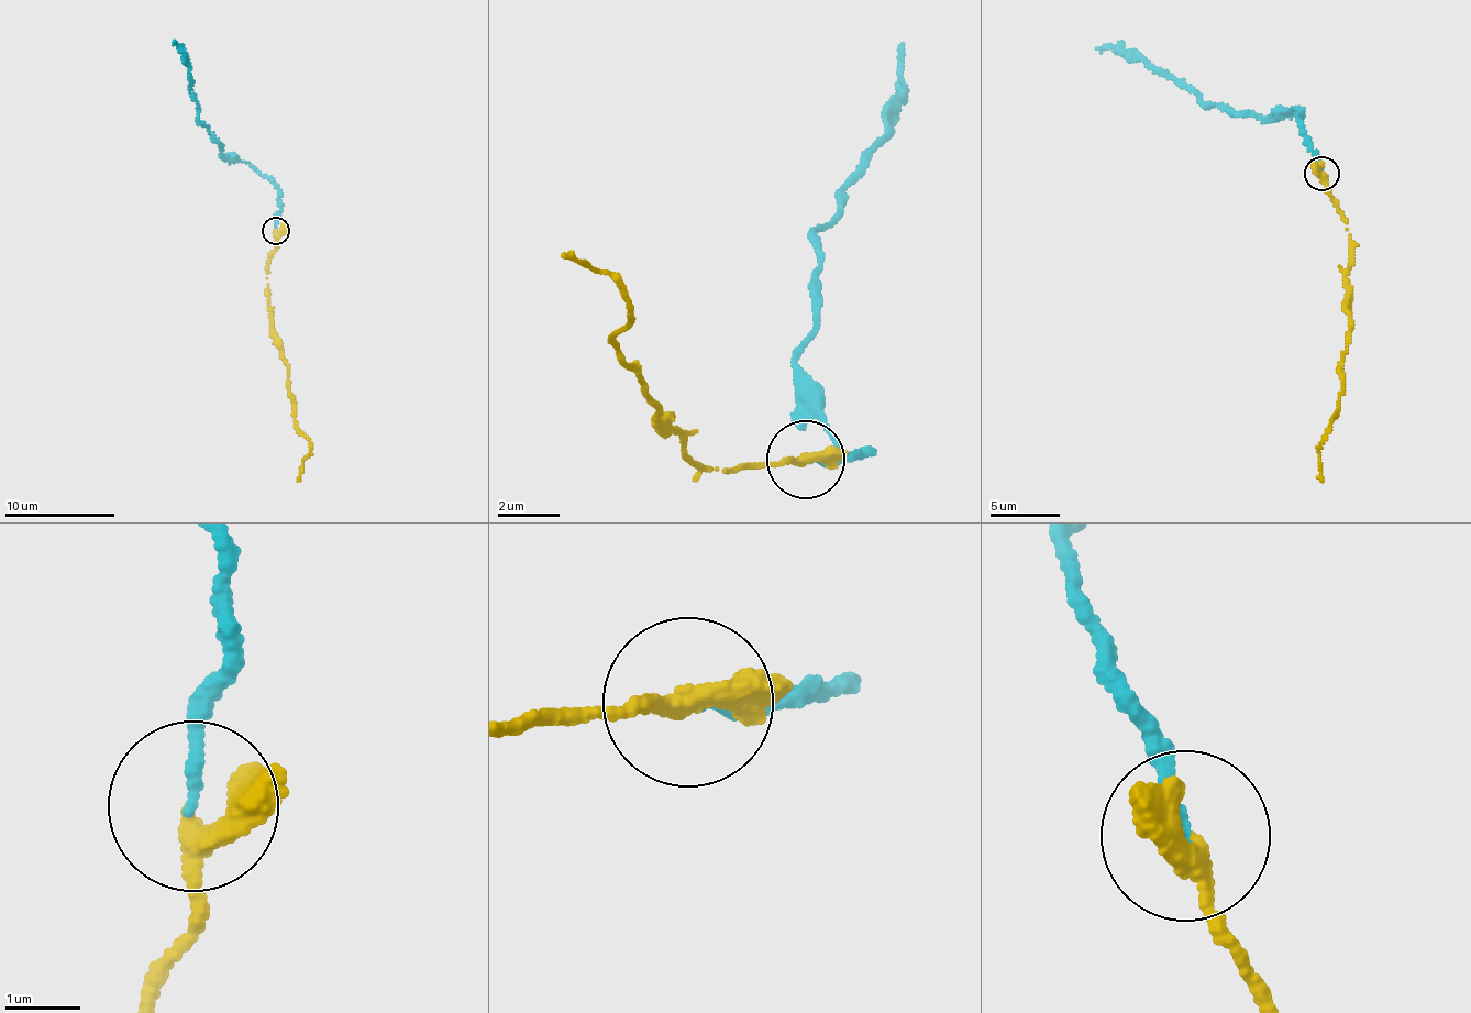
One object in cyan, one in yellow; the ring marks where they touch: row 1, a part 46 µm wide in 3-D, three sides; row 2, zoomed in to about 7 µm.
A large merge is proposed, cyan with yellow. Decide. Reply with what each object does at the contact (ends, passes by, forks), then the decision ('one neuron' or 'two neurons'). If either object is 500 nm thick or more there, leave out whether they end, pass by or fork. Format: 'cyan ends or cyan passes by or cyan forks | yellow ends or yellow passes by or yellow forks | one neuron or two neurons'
cyan ends | yellow passes by | one neuron

